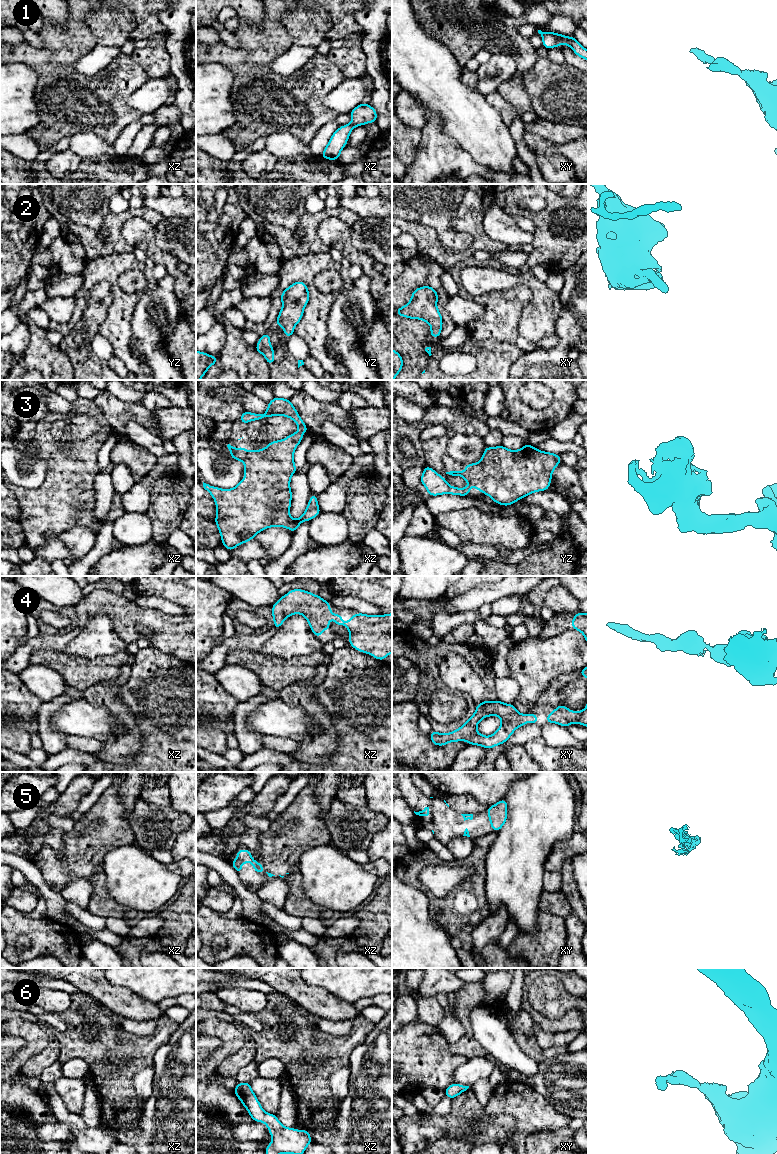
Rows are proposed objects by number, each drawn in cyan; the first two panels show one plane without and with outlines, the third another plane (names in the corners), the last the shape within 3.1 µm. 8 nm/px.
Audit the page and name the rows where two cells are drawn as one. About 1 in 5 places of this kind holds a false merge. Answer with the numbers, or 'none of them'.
none of them

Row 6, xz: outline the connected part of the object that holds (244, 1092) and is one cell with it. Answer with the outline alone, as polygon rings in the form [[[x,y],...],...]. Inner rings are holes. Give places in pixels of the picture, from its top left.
[[[250,1082],[237,1083],[234,1094],[247,1109],[252,1120],[265,1123],[272,1137],[272,1142],[266,1145],[266,1154],[303,1154],[307,1146],[312,1142],[308,1130],[287,1128],[281,1124],[277,1116],[266,1113]]]

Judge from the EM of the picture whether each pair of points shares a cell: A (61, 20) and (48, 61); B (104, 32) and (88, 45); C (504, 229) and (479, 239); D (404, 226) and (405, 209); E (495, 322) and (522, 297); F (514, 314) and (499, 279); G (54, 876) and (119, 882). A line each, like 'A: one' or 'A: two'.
A: two
B: two
C: two
D: two
E: one
F: two
G: two

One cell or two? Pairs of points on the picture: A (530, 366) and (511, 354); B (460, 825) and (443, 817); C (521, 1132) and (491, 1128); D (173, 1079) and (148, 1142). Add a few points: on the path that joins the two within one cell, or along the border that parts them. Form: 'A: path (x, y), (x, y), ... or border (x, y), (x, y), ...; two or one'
A: border (525, 352), (509, 369); two
B: path (456, 825), (450, 824), (447, 821); one
C: border (514, 1118), (515, 1132), (506, 1141); two
D: path (173, 1095), (173, 1114), (161, 1126); one

